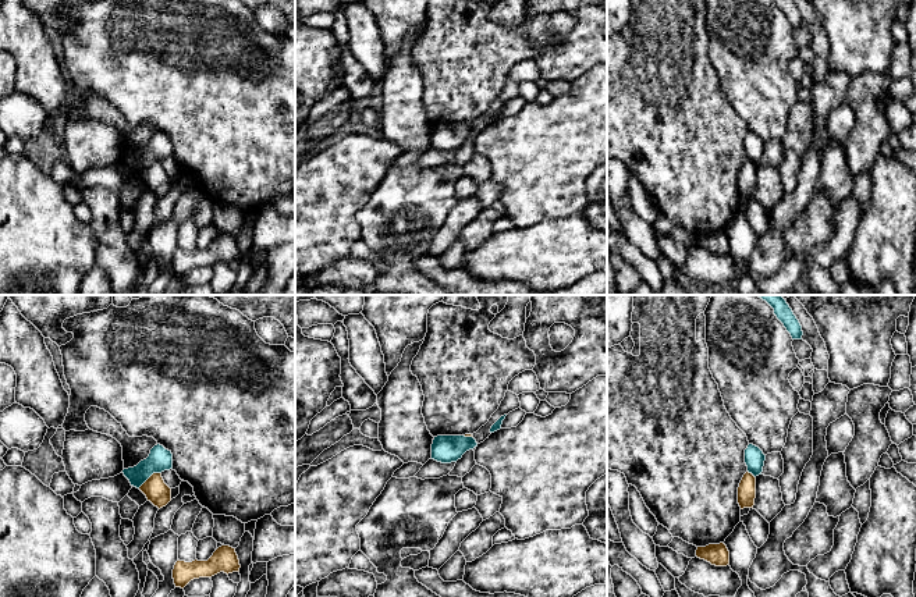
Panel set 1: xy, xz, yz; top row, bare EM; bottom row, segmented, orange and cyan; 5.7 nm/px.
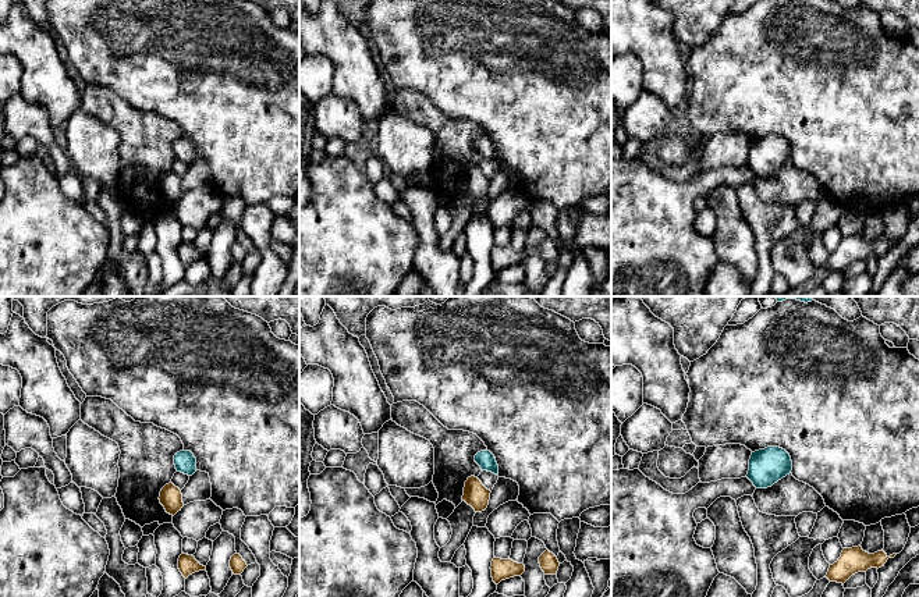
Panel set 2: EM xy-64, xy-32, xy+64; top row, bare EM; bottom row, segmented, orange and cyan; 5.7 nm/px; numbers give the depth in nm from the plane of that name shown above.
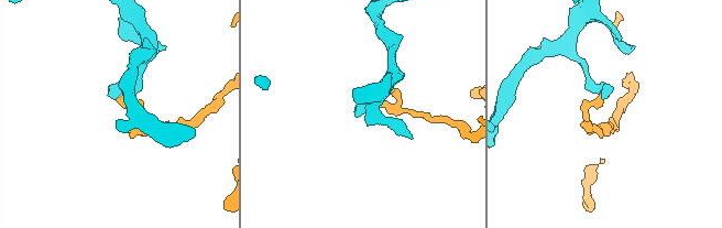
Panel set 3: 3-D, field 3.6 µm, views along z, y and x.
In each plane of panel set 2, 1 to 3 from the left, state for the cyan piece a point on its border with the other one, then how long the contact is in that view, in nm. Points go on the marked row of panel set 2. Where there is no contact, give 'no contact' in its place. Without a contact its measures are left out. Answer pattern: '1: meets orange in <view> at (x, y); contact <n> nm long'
1: no contact
2: no contact
3: no contact

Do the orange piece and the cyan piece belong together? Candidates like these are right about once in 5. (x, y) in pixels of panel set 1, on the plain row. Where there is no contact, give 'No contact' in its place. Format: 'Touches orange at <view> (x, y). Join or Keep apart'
Touches orange at xy (151, 164). Keep apart

